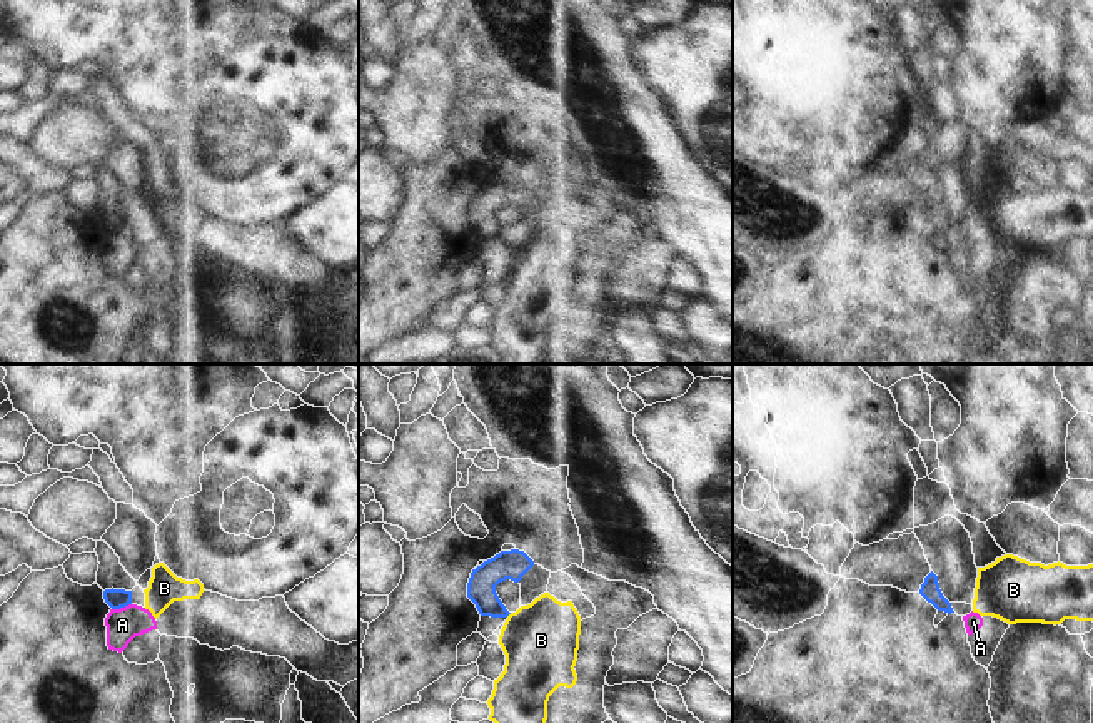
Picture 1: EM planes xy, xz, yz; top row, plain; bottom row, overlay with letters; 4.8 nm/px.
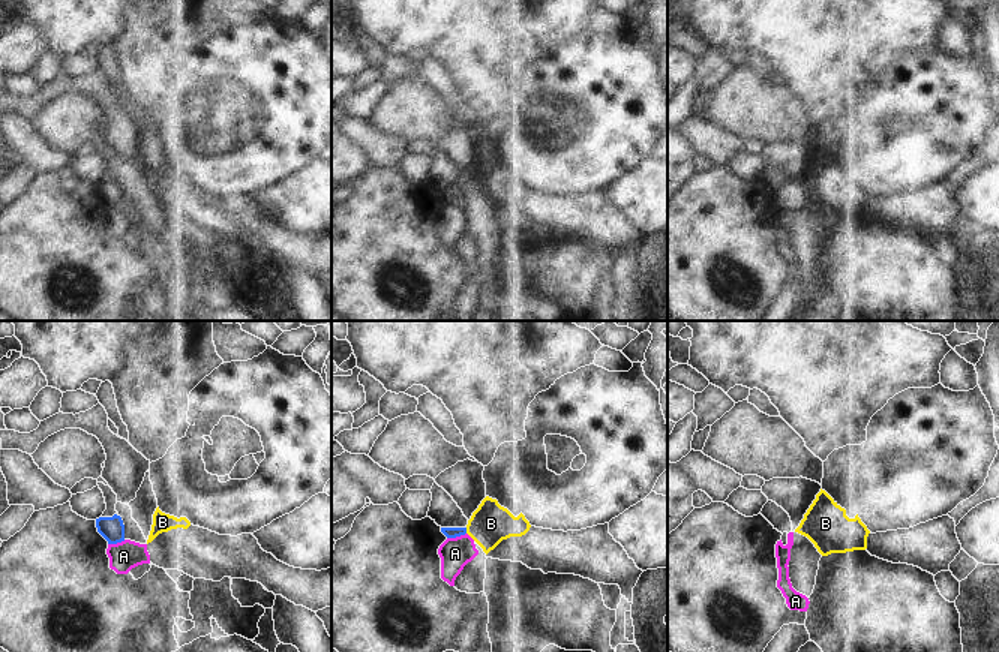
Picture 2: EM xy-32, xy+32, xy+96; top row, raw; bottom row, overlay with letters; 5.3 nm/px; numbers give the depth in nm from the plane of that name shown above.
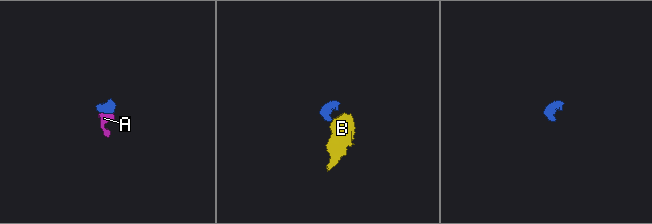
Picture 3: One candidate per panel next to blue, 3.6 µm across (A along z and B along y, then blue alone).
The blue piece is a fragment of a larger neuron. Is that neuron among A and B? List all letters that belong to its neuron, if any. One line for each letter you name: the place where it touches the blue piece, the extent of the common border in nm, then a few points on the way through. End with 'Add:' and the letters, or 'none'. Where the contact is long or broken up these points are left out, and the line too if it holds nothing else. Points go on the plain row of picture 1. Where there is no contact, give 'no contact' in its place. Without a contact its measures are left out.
B: meets blue in xz at (508, 241); contact 40 nm long; runs through xz (513, 191), (491, 209), (508, 241), (531, 264), (541, 266)
Add: B

